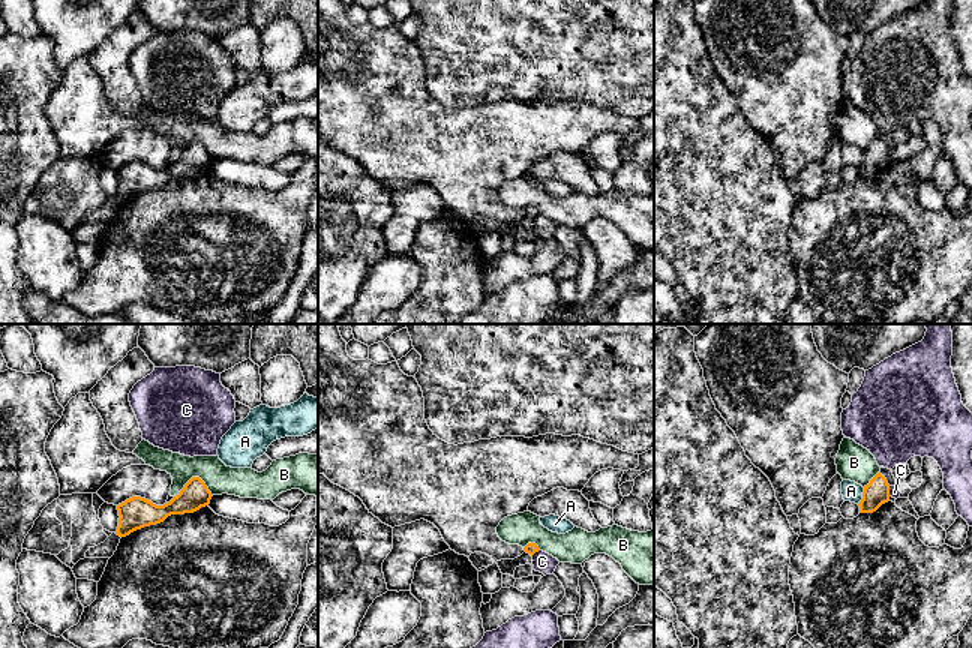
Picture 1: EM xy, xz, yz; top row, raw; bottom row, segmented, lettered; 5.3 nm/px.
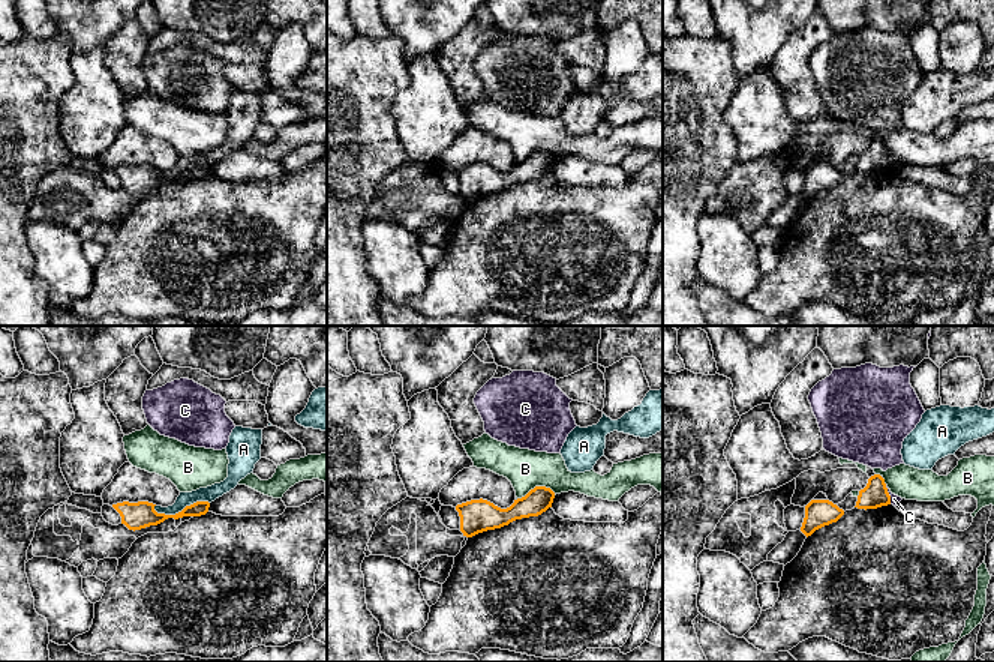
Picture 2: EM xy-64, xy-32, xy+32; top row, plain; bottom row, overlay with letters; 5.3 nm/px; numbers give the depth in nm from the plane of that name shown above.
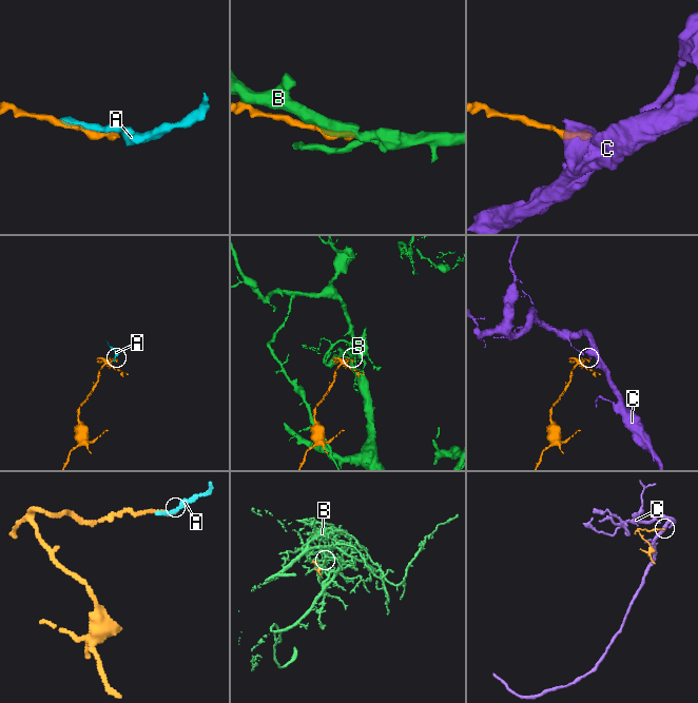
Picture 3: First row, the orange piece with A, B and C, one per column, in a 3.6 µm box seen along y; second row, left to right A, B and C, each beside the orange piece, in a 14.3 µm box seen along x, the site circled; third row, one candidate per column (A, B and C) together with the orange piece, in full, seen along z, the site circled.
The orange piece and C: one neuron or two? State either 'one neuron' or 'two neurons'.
two neurons

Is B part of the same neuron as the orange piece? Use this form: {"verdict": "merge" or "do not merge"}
{"verdict": "do not merge"}

